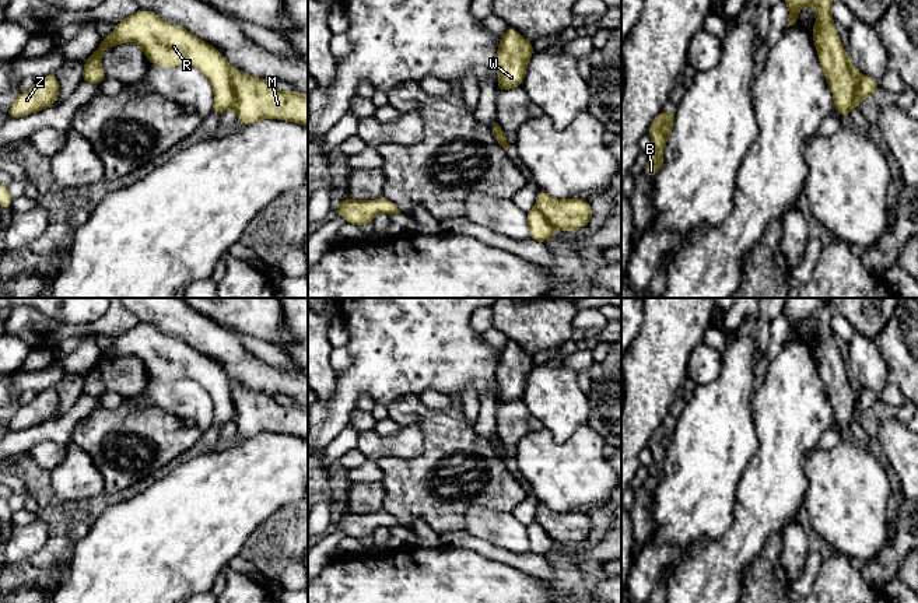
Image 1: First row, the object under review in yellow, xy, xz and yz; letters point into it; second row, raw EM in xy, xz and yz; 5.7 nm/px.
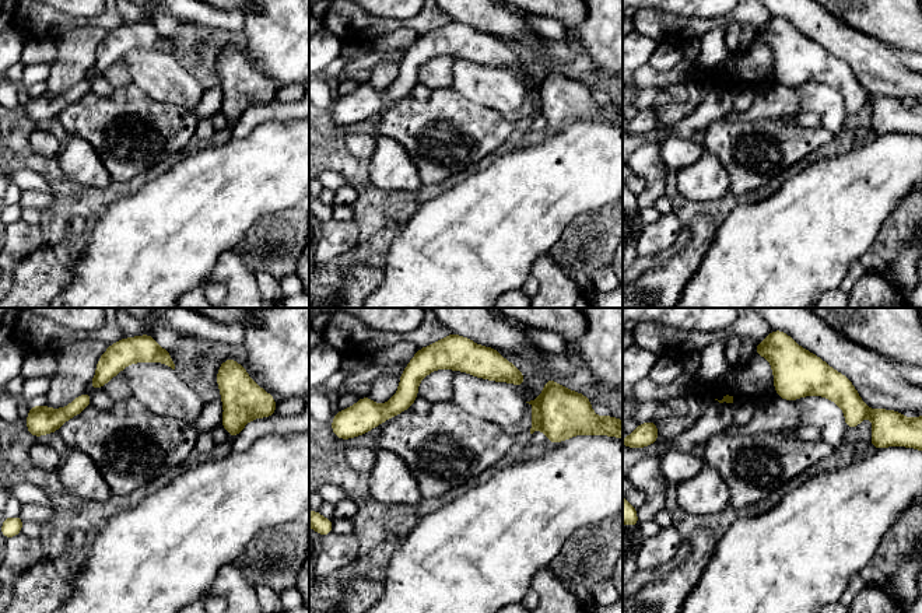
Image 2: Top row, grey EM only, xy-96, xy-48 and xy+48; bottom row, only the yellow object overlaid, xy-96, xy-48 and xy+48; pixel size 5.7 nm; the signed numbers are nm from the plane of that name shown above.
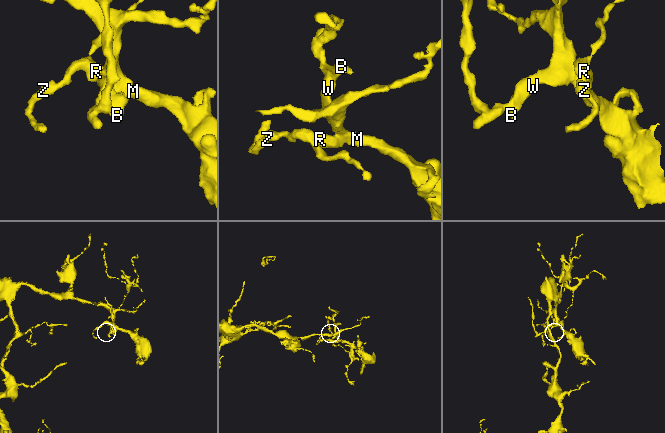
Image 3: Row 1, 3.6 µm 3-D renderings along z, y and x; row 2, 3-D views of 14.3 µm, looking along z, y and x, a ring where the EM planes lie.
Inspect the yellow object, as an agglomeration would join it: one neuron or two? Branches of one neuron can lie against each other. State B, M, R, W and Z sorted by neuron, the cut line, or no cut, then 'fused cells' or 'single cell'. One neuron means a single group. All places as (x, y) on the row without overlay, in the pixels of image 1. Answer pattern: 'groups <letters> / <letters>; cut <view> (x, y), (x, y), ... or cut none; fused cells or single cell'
groups B M W / R Z; cut xy (231, 384), (232, 420); fused cells

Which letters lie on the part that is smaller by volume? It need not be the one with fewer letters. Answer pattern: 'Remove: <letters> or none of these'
Remove: R, Z

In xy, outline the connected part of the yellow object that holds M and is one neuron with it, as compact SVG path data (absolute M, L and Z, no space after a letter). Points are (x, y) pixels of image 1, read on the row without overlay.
M232 383L234 423L238 438L252 438L260 432L281 432L308 441L308 409L280 406L276 397Z

